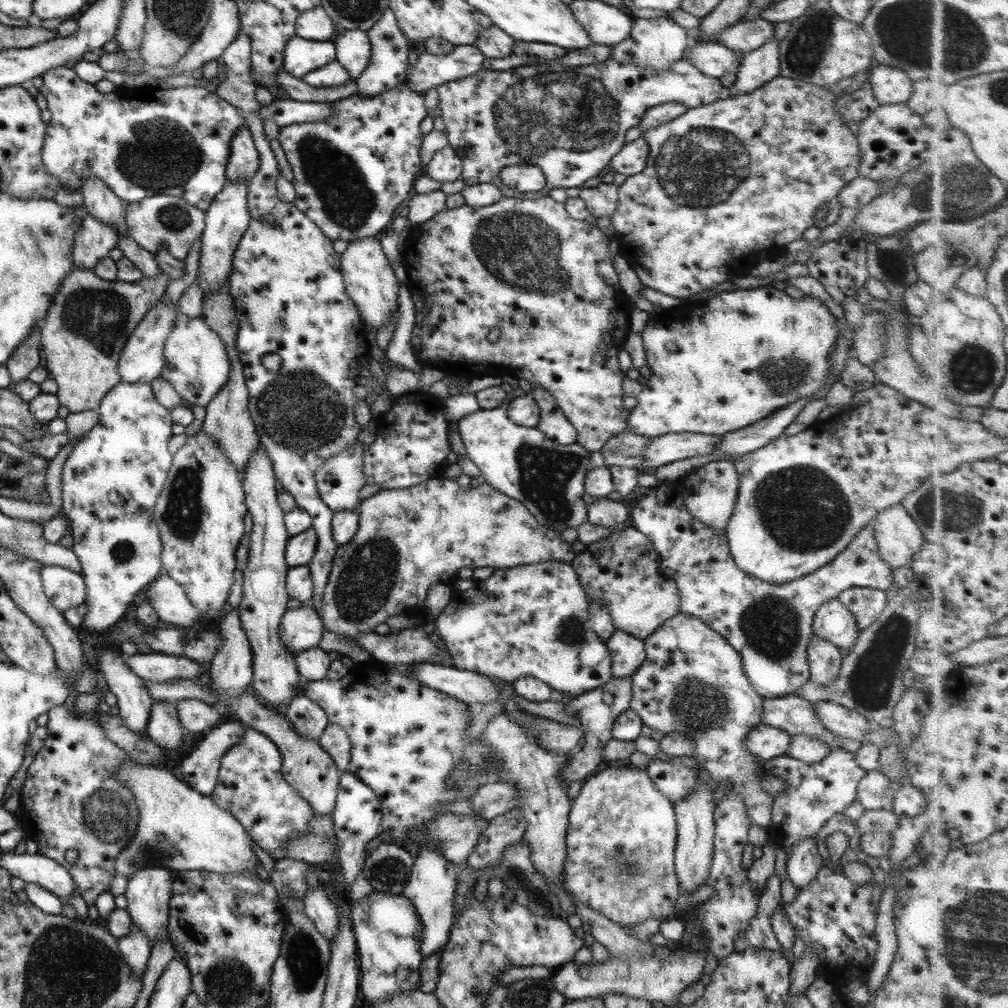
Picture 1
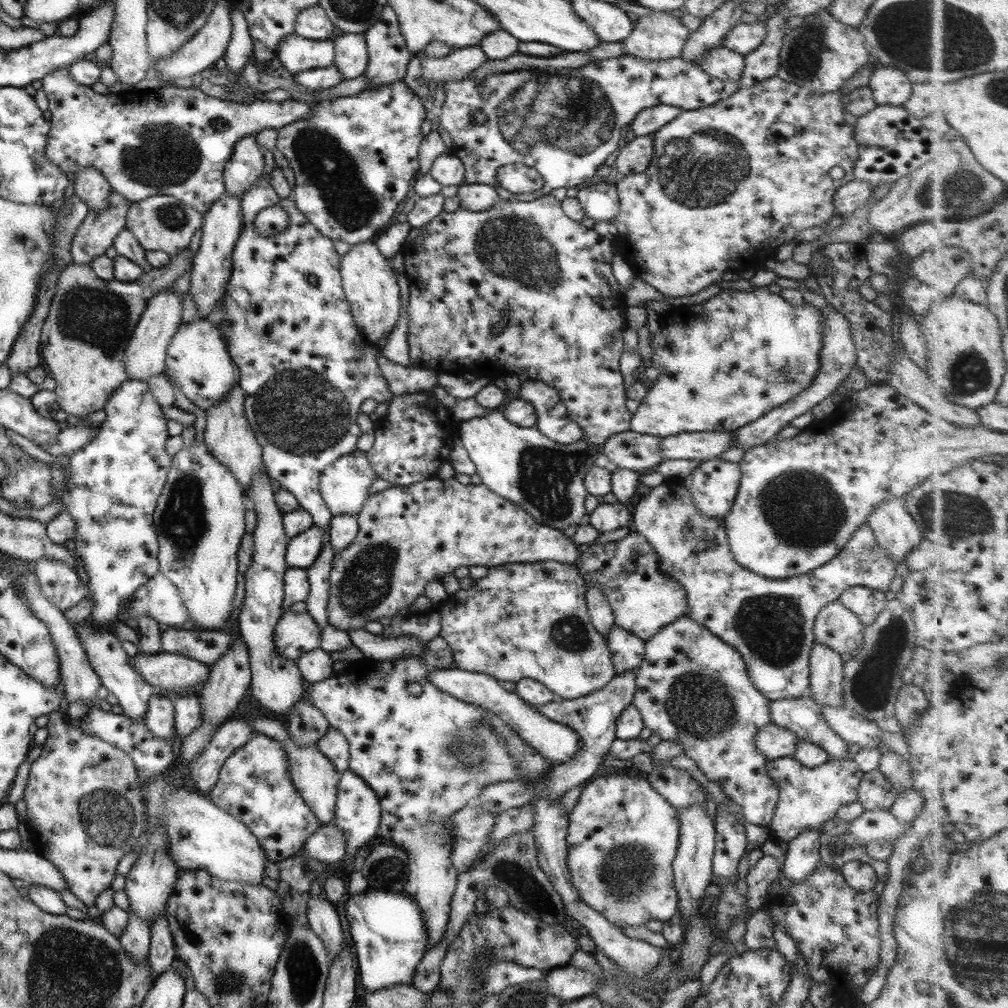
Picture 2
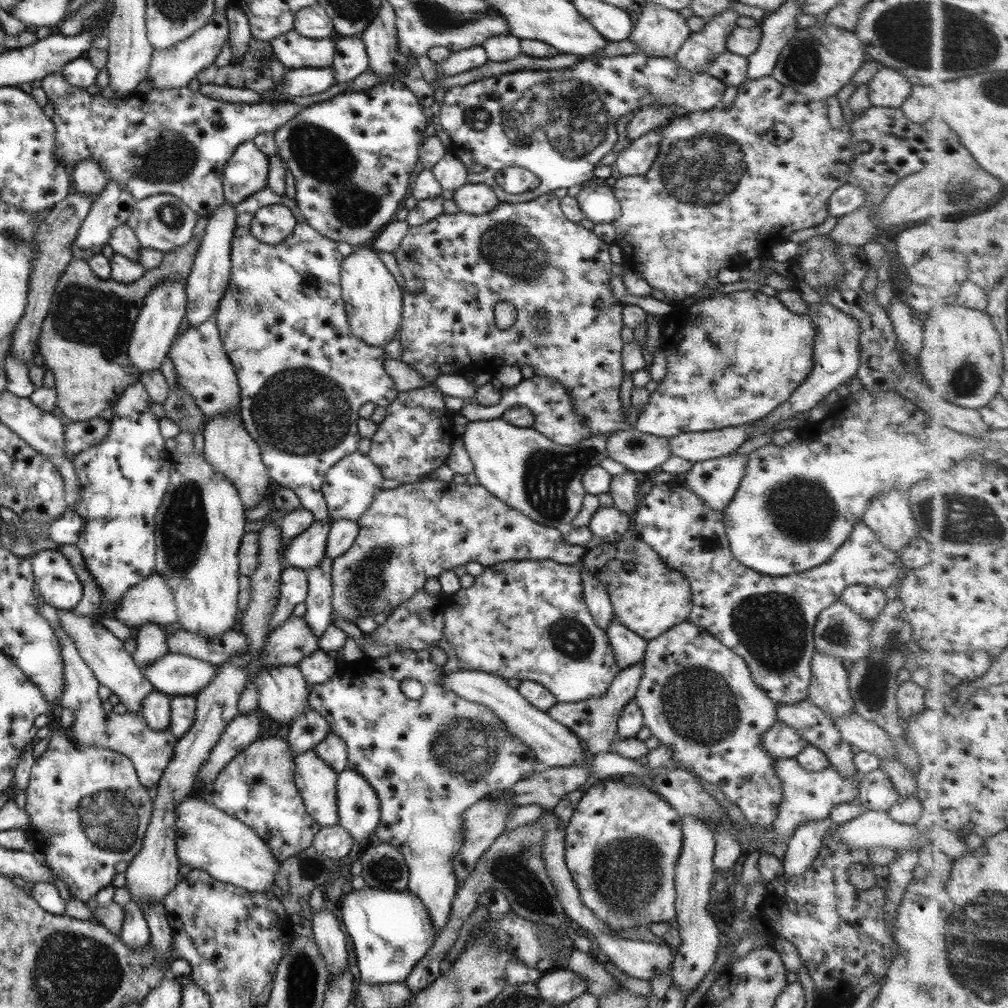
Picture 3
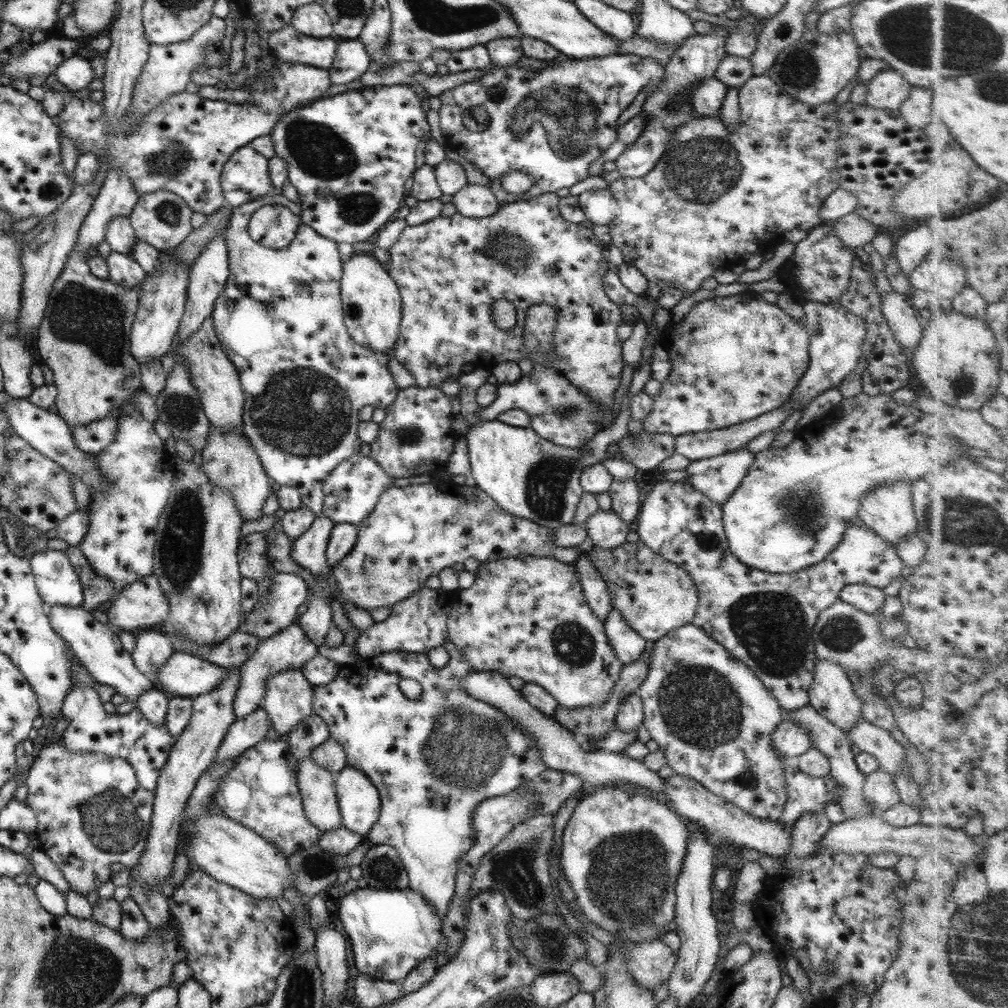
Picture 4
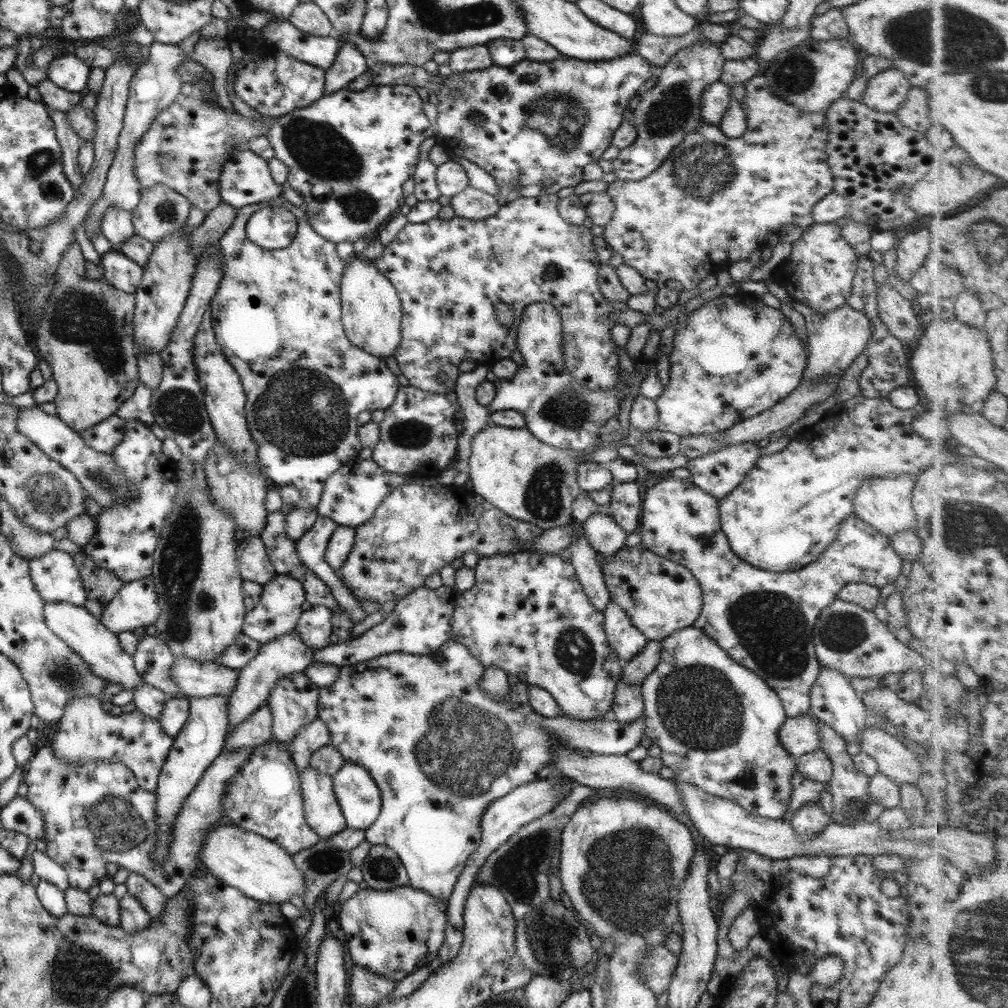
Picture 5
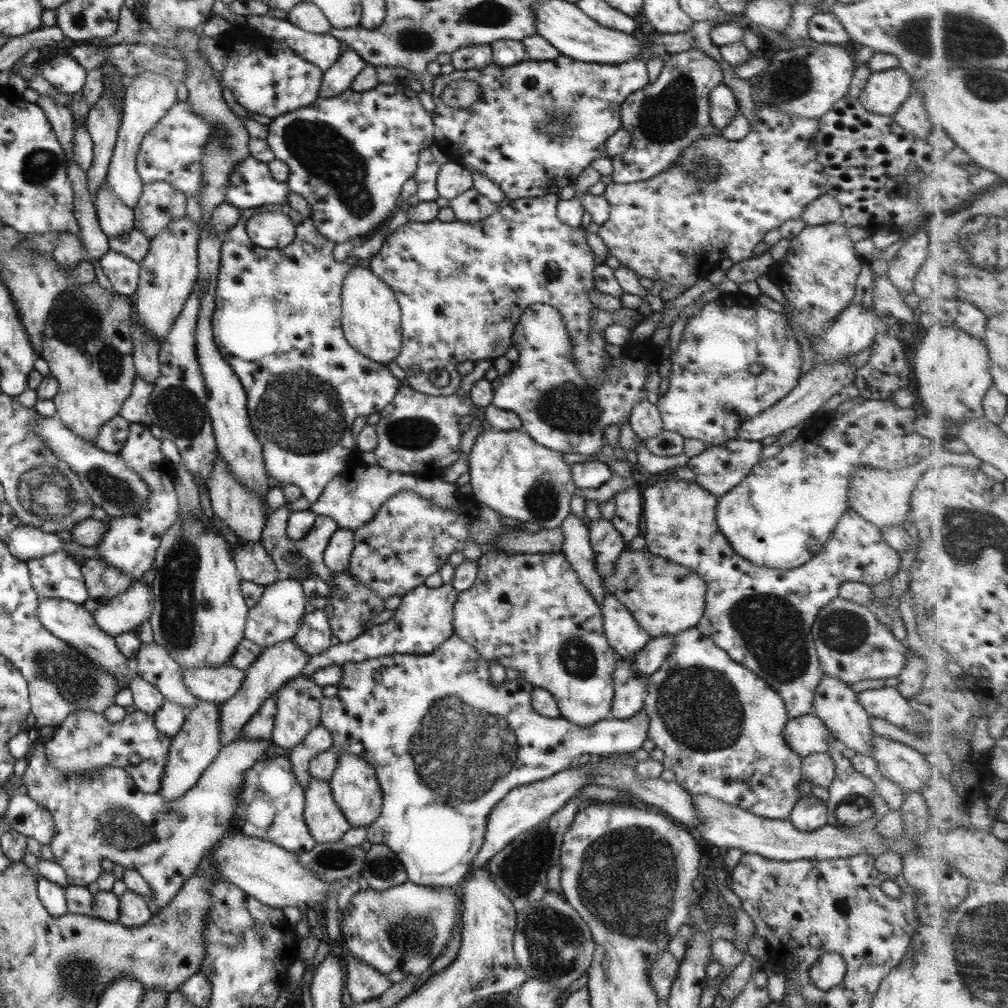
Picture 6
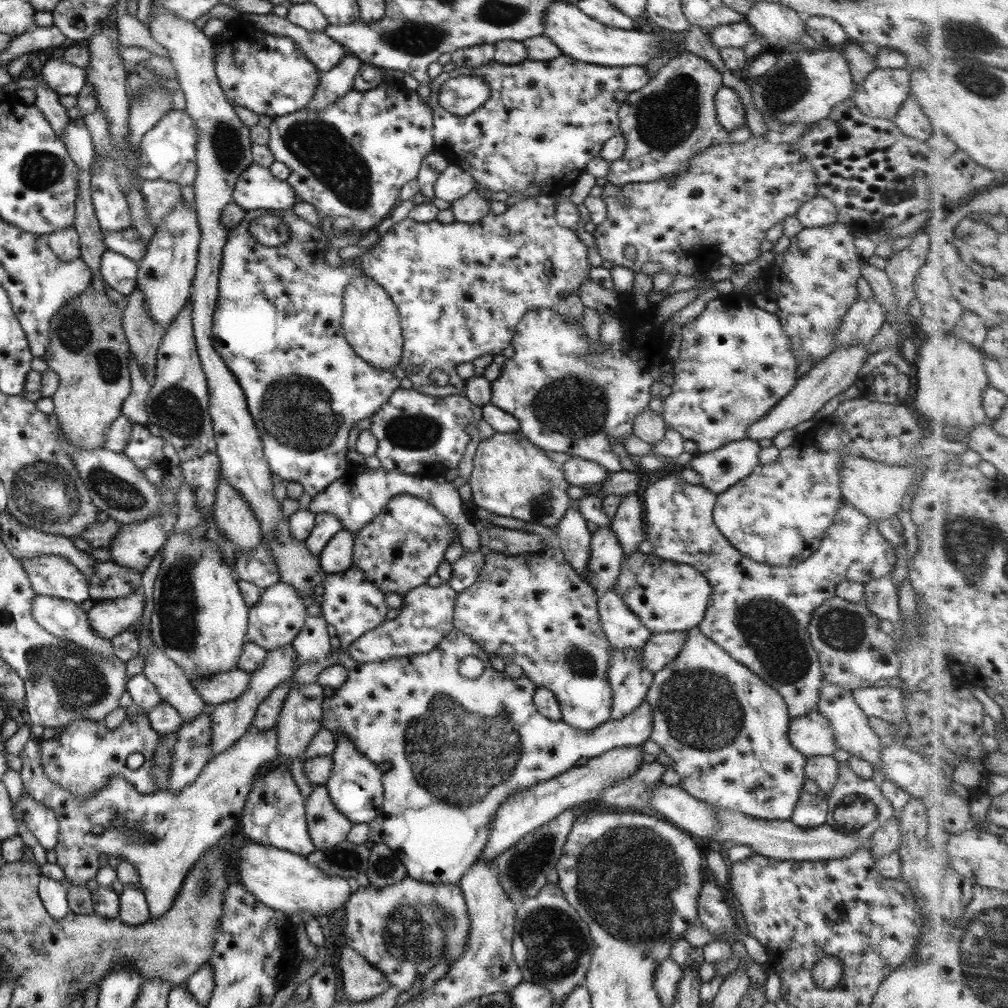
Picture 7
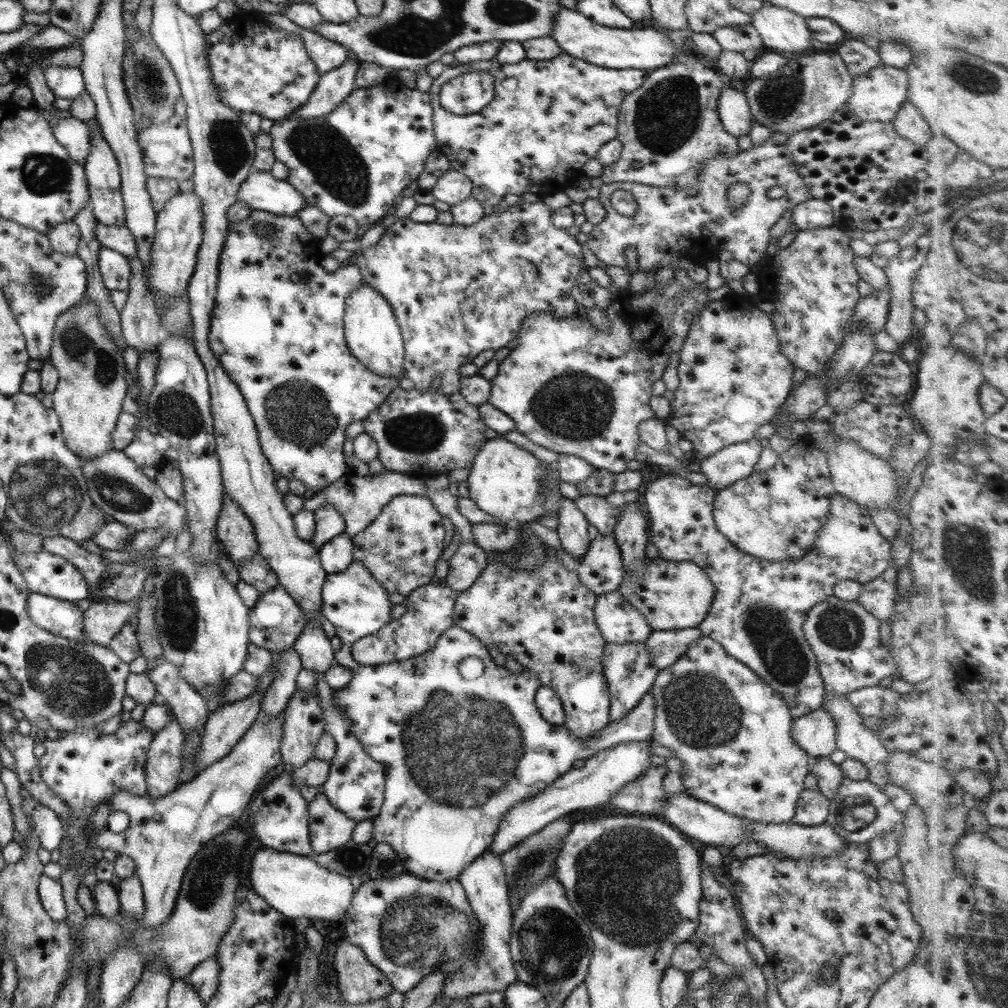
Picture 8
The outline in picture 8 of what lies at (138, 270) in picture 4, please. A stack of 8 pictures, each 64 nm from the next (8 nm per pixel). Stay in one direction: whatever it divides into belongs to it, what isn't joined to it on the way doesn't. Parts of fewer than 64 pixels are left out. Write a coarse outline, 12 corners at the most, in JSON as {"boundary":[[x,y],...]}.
{"boundary":[[102,247],[97,253],[99,276],[107,290],[129,284],[129,261]]}

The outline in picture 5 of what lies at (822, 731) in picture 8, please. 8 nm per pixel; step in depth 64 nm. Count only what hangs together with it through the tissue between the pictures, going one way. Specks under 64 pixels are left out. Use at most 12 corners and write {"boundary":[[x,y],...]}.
{"boundary":[[787,717],[779,744],[788,756],[820,749],[816,725],[806,717]]}

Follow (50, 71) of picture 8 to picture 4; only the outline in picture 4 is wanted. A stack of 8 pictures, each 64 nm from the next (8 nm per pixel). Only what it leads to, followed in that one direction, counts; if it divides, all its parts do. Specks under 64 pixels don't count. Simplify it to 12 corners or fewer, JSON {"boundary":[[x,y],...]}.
{"boundary":[[79,53],[51,73],[73,92],[93,80],[90,61]]}

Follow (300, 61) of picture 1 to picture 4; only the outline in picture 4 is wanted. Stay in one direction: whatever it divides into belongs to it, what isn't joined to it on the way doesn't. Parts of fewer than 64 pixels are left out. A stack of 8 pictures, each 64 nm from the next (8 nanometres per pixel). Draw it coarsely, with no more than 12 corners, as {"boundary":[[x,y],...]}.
{"boundary":[[290,24],[269,32],[268,48],[287,64],[329,70],[338,39],[311,38]]}

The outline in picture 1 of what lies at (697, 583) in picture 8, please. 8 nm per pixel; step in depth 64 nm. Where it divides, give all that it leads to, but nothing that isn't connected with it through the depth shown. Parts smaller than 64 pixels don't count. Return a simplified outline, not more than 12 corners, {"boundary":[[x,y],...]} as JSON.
{"boundary":[[627,527],[569,563],[614,630],[643,641],[679,614],[651,540]]}

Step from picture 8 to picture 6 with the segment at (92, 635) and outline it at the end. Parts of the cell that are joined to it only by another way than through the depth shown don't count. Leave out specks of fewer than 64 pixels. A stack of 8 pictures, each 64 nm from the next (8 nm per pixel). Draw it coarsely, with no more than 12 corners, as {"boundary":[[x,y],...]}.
{"boundary":[[132,582],[91,613],[113,637],[149,621],[150,586]]}

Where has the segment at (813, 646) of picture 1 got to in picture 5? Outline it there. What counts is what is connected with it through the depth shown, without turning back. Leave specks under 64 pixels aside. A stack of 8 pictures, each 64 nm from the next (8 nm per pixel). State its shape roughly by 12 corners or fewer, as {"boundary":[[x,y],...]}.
{"boundary":[[820,666],[810,712],[845,742],[869,724],[861,695]]}

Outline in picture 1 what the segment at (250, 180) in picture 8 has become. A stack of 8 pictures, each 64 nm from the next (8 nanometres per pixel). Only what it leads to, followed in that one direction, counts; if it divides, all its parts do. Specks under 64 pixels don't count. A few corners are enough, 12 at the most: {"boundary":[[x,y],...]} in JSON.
{"boundary":[[237,128],[226,163],[227,184],[248,182],[259,154],[247,128]]}

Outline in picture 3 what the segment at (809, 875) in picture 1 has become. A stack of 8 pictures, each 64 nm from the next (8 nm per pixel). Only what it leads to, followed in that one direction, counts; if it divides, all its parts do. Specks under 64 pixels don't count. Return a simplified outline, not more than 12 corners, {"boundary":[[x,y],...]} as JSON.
{"boundary":[[829,818],[801,822],[782,859],[785,878],[815,862]]}

